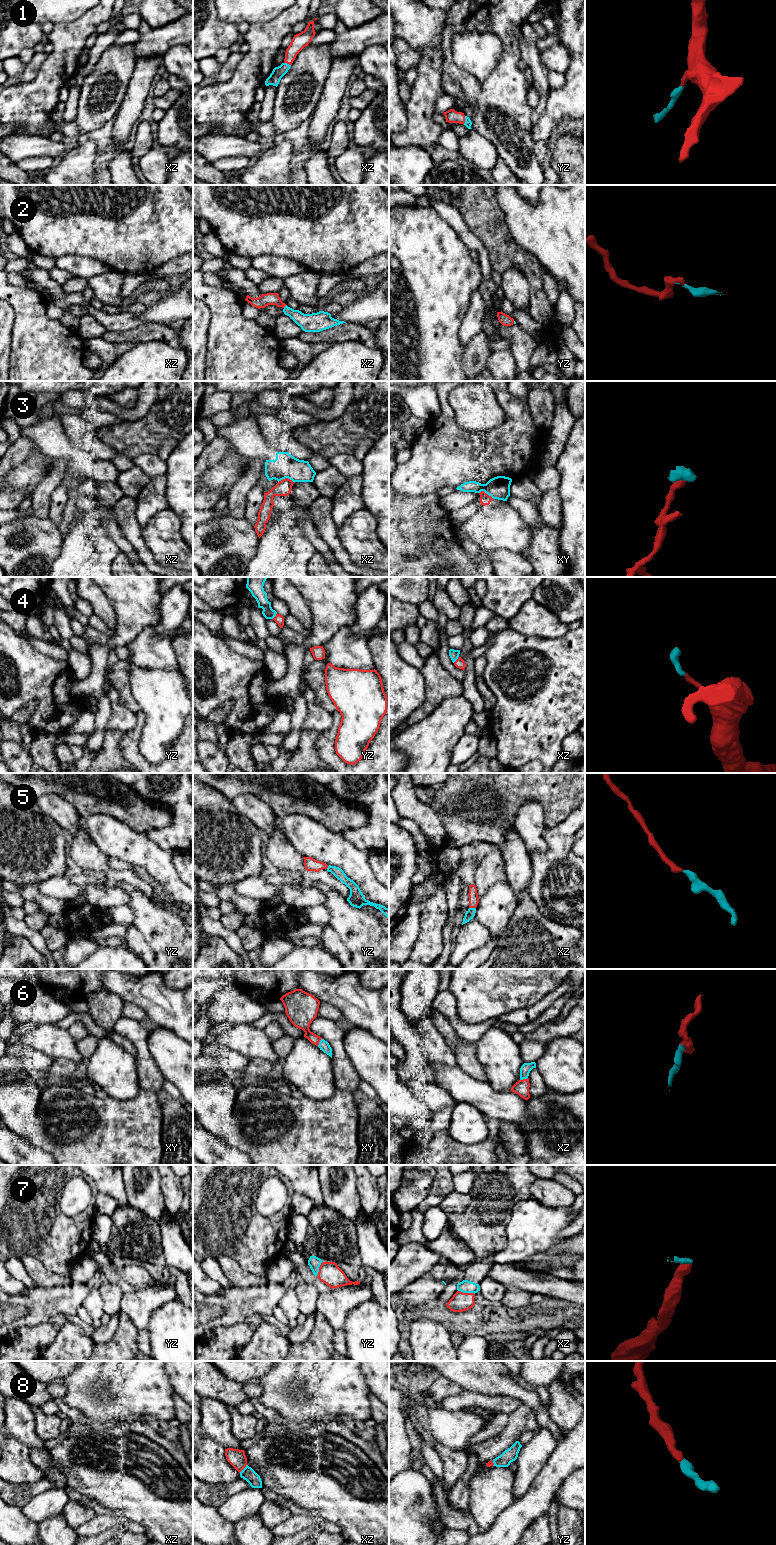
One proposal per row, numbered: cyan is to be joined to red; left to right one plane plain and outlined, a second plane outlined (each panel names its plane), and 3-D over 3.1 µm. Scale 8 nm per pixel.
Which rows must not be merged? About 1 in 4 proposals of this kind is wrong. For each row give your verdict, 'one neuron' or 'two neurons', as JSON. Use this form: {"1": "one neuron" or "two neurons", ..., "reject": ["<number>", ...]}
{"1": "one neuron", "2": "one neuron", "3": "two neurons", "4": "one neuron", "5": "one neuron", "6": "one neuron", "7": "one neuron", "8": "one neuron", "reject": ["3"]}

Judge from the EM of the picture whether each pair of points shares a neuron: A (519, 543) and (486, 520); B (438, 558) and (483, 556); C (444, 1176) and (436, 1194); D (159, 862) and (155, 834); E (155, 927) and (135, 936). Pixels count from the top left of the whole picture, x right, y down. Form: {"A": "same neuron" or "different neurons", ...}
{"A": "same neuron", "B": "different neurons", "C": "same neuron", "D": "different neurons", "E": "different neurons"}

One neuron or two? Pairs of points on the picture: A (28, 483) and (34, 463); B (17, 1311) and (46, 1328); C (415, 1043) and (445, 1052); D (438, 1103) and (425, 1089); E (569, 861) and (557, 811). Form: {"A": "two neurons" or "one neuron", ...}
{"A": "one neuron", "B": "two neurons", "C": "two neurons", "D": "one neuron", "E": "two neurons"}

